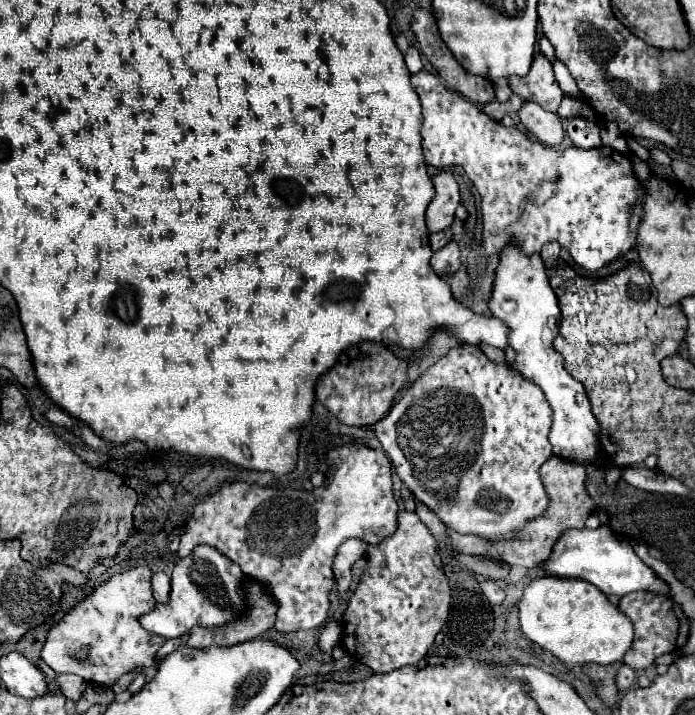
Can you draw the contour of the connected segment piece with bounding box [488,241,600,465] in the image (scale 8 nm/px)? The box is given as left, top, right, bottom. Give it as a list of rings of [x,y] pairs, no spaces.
[[[512,241],[502,249],[500,263],[494,271],[488,309],[508,327],[508,345],[516,351],[516,361],[512,363],[512,369],[520,371],[522,377],[538,385],[552,407],[554,417],[550,443],[554,447],[554,455],[582,465],[594,463],[594,455],[600,447],[600,425],[596,421],[596,415],[592,413],[586,389],[580,381],[566,373],[562,355],[552,347],[552,341],[560,327],[560,307],[556,293],[548,283],[546,267],[540,253],[526,255]]]

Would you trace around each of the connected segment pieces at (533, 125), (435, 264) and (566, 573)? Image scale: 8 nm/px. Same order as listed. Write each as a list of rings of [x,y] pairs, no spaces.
[[[526,101],[522,105],[522,109],[518,111],[518,117],[526,125],[526,129],[538,137],[540,143],[544,143],[548,147],[556,147],[562,143],[564,129],[562,129],[560,117],[556,113],[550,113],[546,109],[542,109],[540,105]]]
[[[450,241],[448,245],[444,245],[444,249],[434,251],[434,255],[430,259],[430,265],[432,265],[432,269],[440,277],[446,277],[446,275],[458,271],[460,269],[460,249],[458,249],[458,243]]]
[[[608,527],[568,529],[568,533],[564,533],[556,543],[556,549],[552,551],[544,567],[554,577],[578,577],[590,581],[606,595],[624,597],[634,591],[670,595],[668,583],[664,583],[648,565],[642,563],[642,559],[632,551],[632,545],[626,539],[618,539]]]

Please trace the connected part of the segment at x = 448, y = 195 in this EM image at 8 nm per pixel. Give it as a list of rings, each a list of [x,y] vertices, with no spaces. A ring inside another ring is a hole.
[[[440,169],[432,177],[432,182],[436,189],[436,197],[426,211],[426,225],[430,233],[450,227],[454,221],[454,211],[460,205],[458,183],[450,169]]]

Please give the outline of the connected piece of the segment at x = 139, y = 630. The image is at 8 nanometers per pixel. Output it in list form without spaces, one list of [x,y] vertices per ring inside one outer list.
[[[132,567],[96,587],[92,595],[80,601],[54,629],[50,629],[40,659],[56,673],[74,673],[98,685],[112,685],[122,673],[134,667],[144,669],[144,673],[152,677],[156,673],[154,655],[166,639],[150,635],[138,623],[142,613],[156,607],[150,577],[152,571],[148,567]]]

